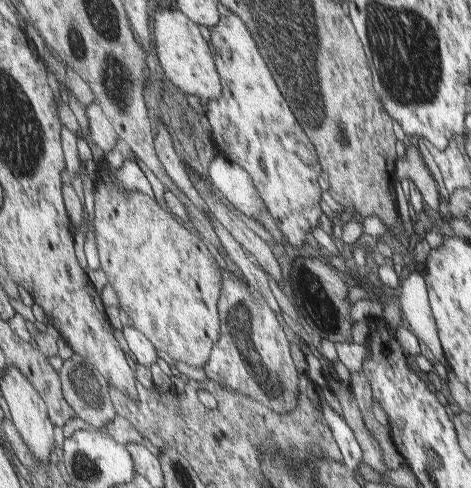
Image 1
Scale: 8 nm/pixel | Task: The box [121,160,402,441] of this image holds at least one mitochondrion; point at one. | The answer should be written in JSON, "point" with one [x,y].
{"point":[272,384]}

